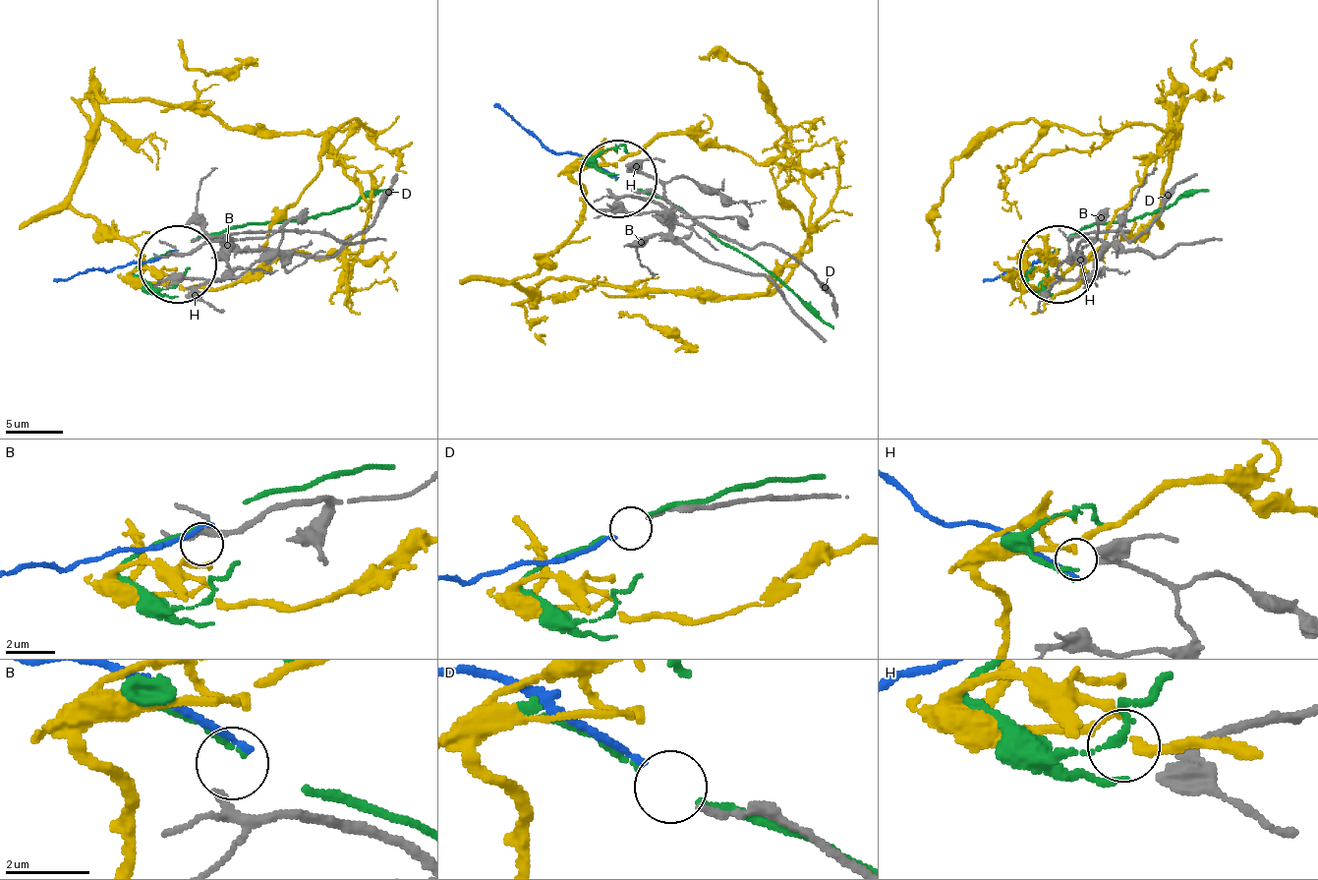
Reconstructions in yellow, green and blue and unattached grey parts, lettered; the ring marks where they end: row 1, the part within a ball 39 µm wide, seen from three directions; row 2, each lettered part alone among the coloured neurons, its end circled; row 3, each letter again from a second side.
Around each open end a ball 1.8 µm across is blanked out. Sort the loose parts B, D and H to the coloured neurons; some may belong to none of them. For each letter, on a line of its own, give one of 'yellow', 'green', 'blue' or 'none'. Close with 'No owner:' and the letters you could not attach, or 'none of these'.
B: none
D: blue
H: yellow
No owner: B

